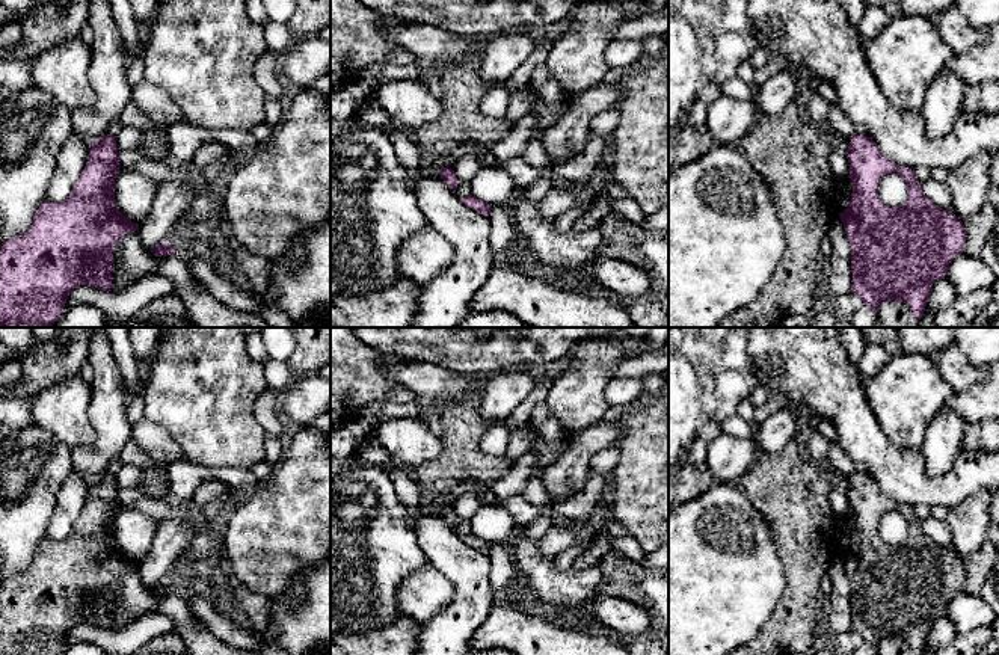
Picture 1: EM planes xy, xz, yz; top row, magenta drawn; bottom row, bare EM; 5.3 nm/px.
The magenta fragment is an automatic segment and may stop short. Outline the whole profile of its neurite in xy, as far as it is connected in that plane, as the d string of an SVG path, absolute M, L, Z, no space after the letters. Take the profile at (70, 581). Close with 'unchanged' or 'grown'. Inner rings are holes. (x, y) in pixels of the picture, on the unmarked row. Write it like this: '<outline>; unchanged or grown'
M104 472L91 481L88 501L71 533L59 542L47 539L41 542L30 566L2 581L0 655L59 655L69 631L80 623L112 629L112 610L115 607L112 589L127 570L139 570L139 561L131 560L116 543L115 518L119 507L116 475Z; unchanged

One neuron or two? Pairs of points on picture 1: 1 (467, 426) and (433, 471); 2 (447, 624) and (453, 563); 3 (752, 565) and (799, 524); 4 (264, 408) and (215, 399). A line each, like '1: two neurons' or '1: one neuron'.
1: one neuron
2: one neuron
3: two neurons
4: two neurons

